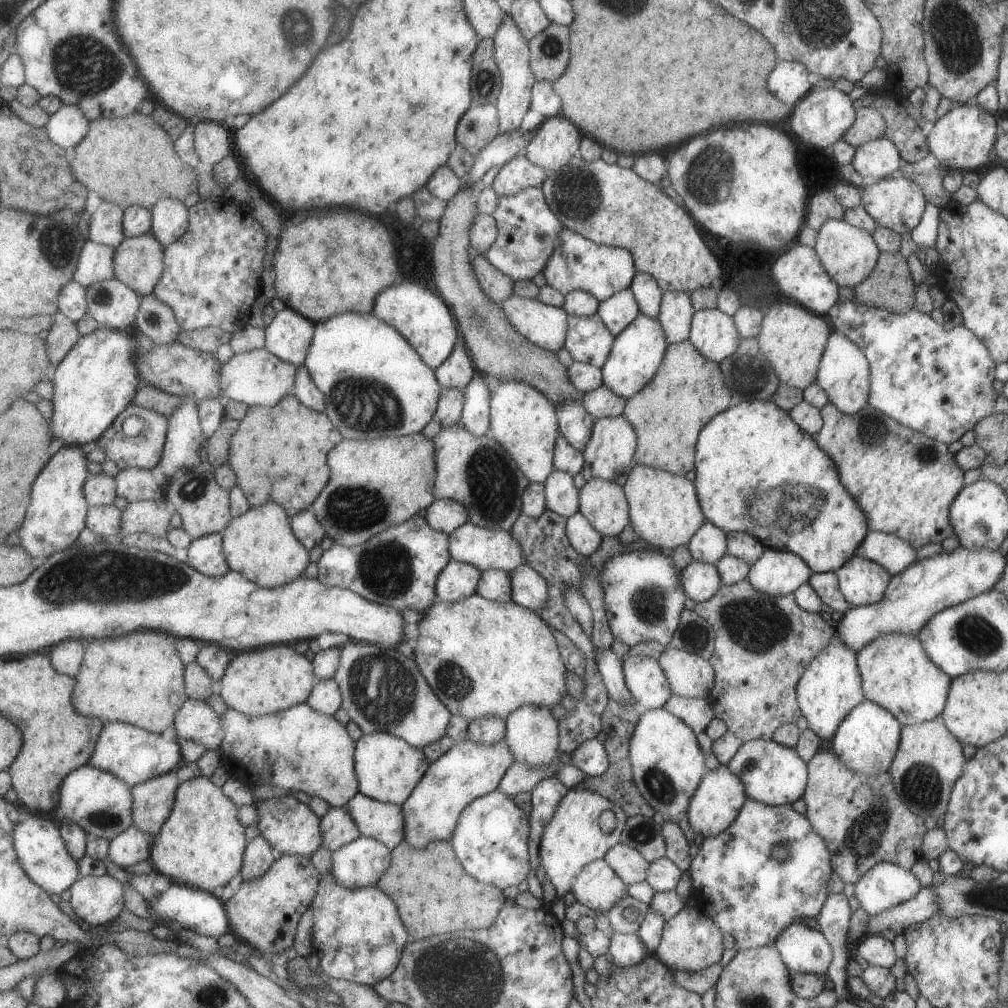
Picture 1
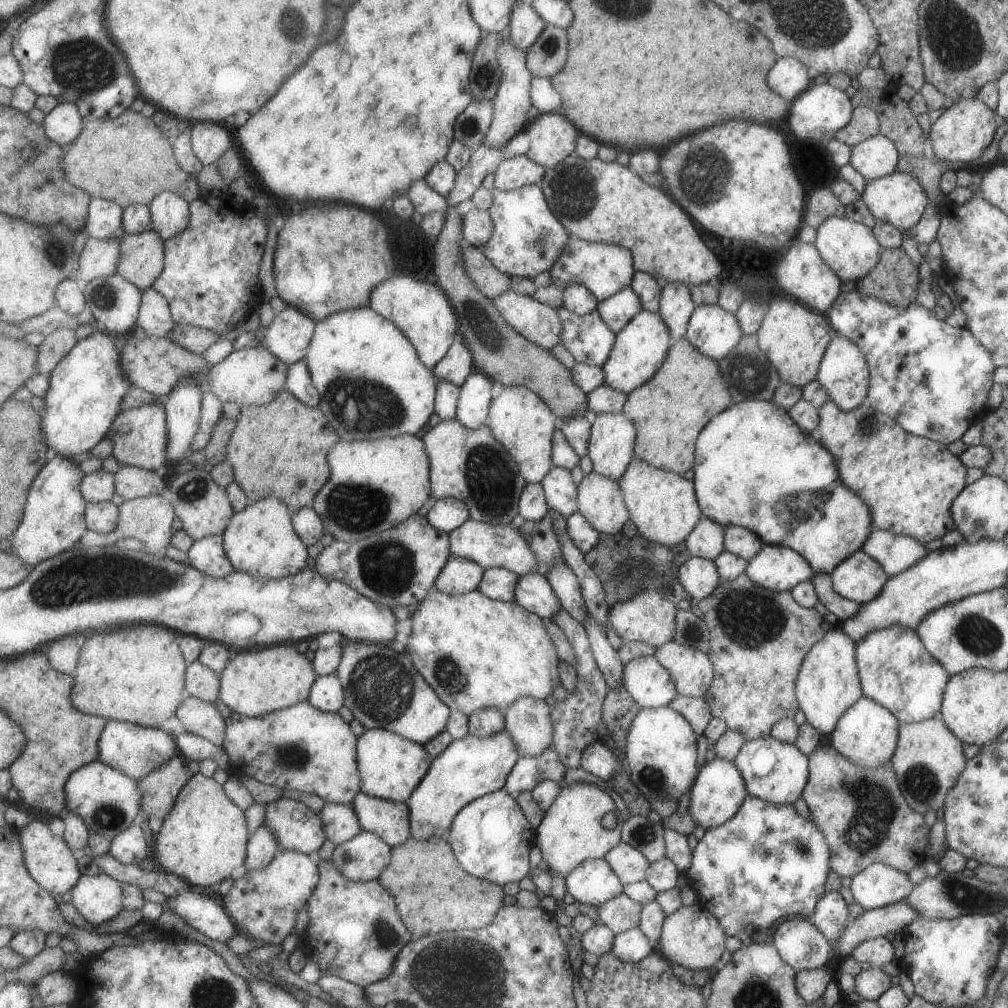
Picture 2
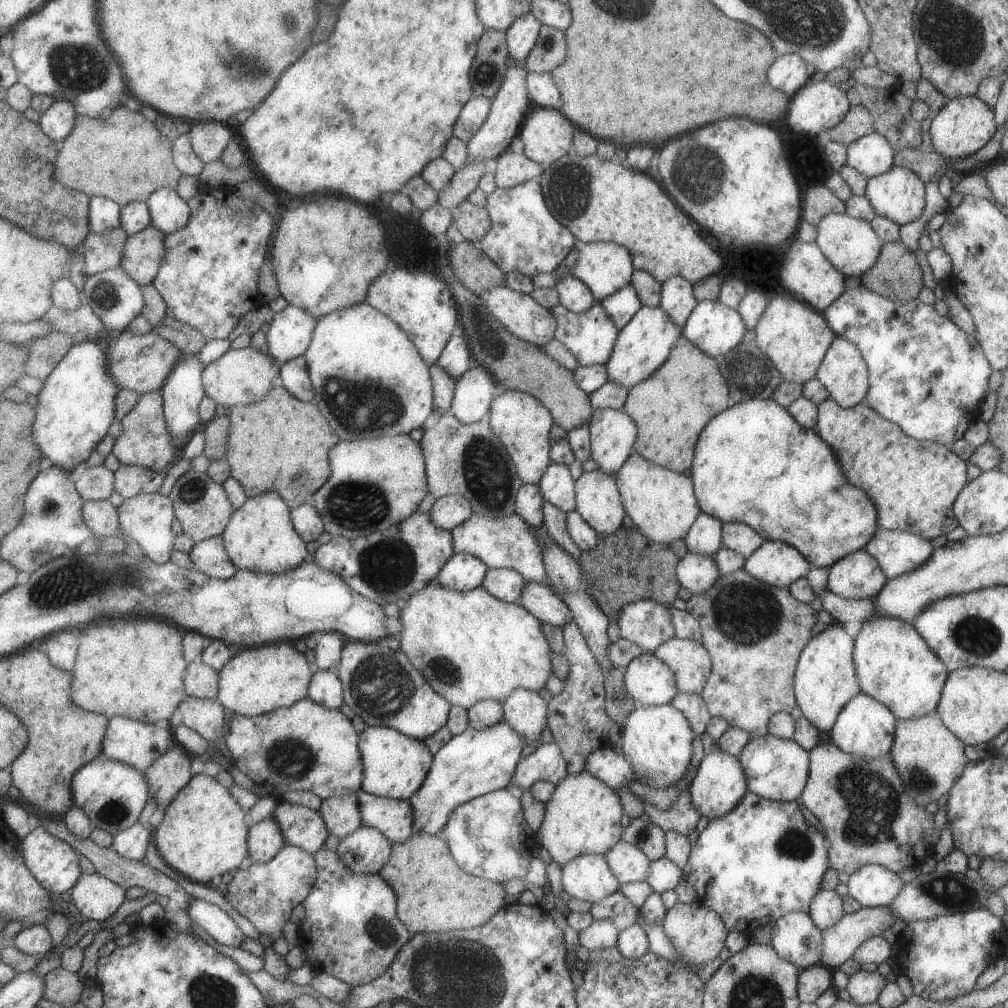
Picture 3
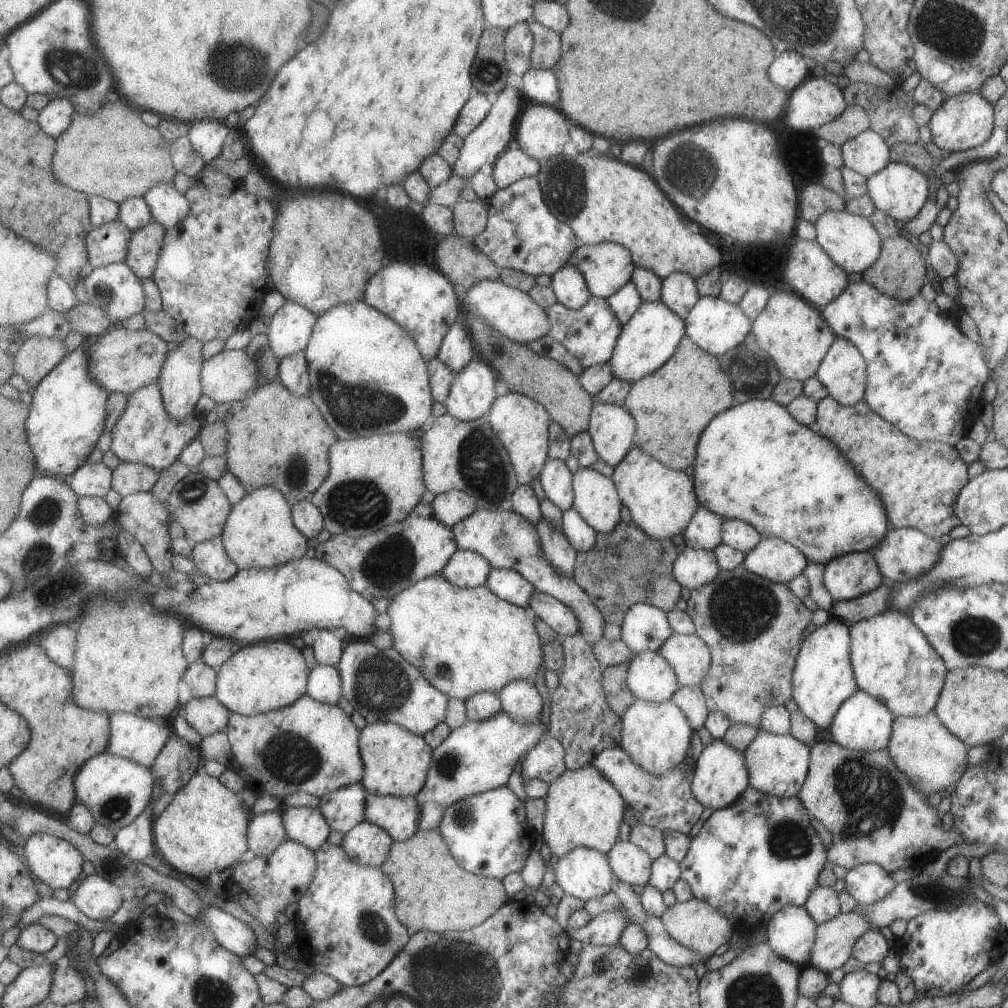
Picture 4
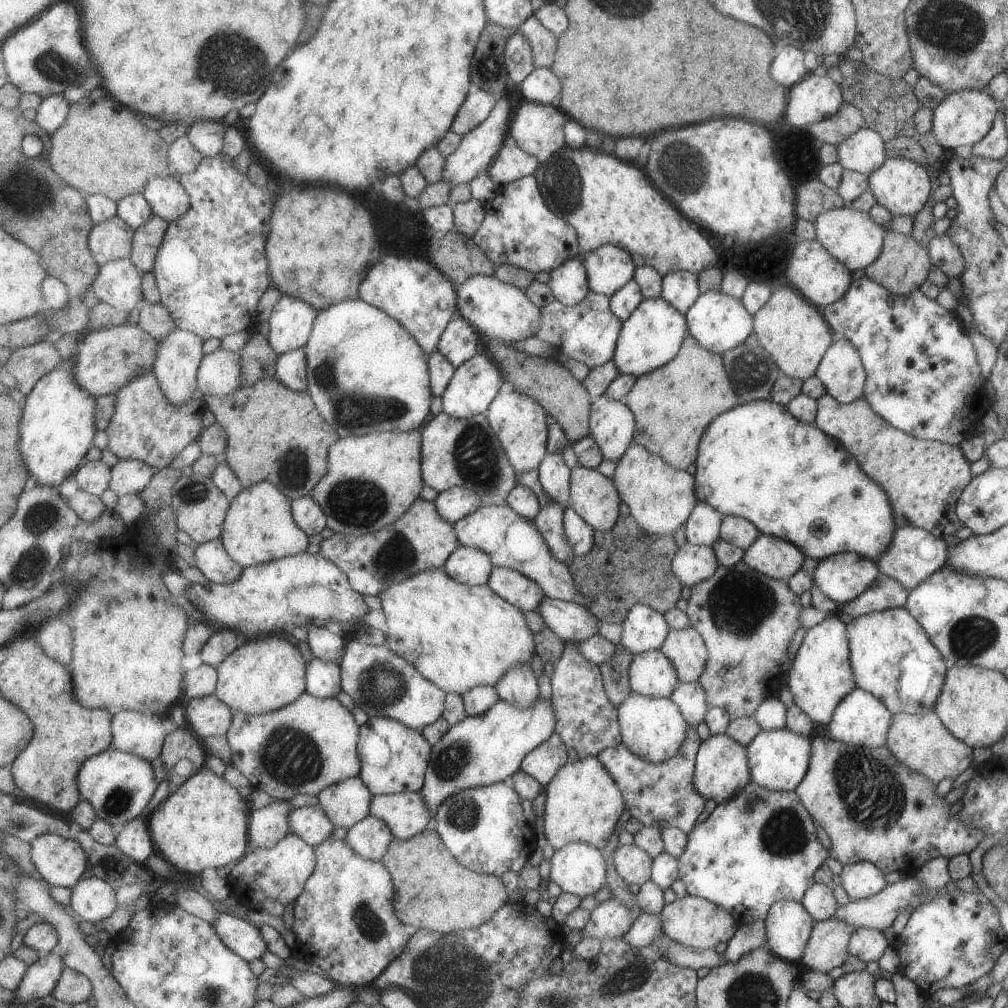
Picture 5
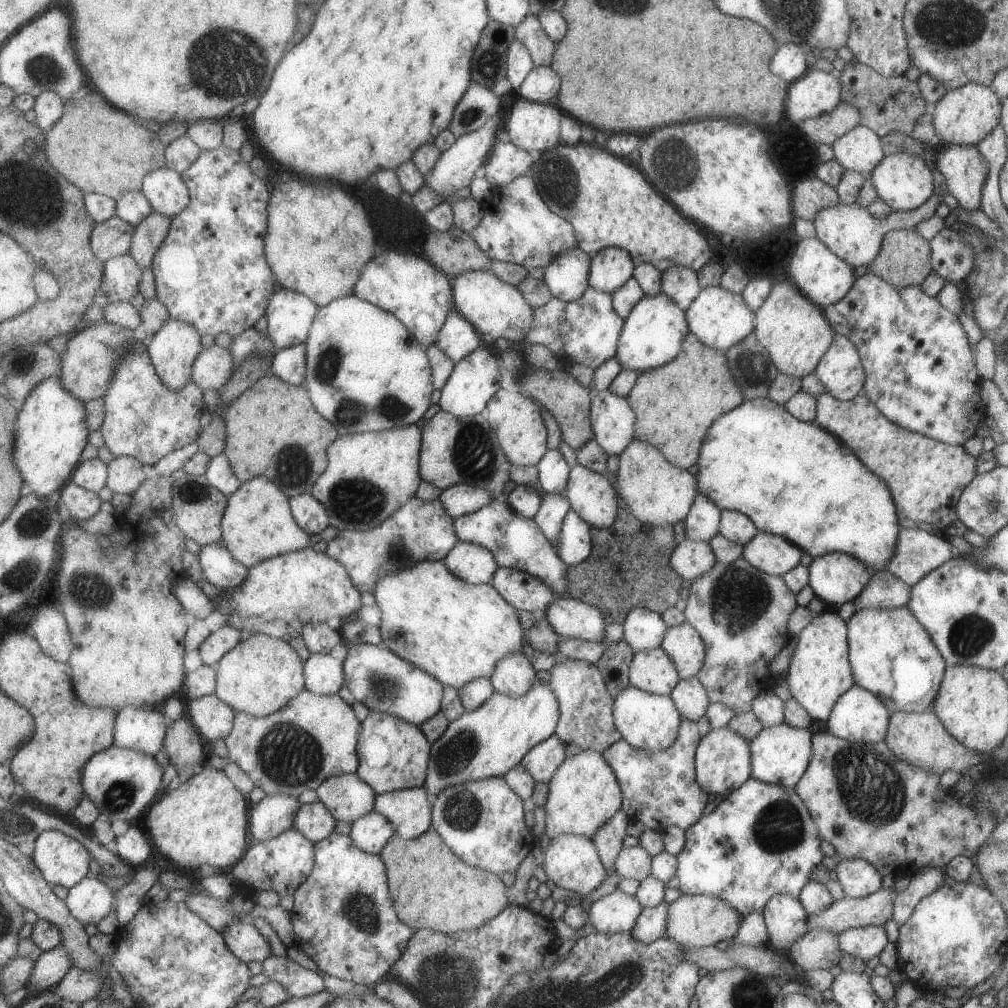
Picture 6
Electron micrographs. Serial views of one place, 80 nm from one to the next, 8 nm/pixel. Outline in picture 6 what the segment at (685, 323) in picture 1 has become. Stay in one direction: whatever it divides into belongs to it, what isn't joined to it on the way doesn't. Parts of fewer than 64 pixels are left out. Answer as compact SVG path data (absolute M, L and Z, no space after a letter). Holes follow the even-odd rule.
M674 265L661 274L660 293L673 300L680 310L687 310L700 290L696 271L691 268Z

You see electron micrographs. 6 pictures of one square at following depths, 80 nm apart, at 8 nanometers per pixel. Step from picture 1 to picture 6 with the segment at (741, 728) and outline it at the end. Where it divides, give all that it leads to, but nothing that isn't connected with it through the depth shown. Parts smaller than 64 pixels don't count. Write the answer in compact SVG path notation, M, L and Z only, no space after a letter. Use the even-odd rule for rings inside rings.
M739 556L729 563L715 562L711 570L689 582L684 620L699 634L705 646L704 662L696 678L705 688L708 702L719 702L732 709L734 715L751 711L753 698L761 691L761 682L769 680L769 664L787 642L787 620L796 608L795 594L779 576L753 568Z

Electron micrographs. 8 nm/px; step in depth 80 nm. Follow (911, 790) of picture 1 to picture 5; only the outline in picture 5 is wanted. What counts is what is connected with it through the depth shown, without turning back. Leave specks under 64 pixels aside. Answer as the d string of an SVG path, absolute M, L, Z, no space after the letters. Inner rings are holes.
M929 710L921 717L906 713L893 713L886 738L885 746L898 762L915 770L917 774L927 776L935 785L945 778L955 779L971 766L973 750L954 738L943 727L934 710Z

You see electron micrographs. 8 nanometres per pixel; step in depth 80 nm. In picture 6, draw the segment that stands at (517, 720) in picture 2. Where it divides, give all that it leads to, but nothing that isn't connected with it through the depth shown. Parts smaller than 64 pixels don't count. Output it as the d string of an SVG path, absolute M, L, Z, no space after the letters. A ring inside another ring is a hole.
M522 652L505 654L489 676L492 688L500 694L521 696L536 680L536 672Z

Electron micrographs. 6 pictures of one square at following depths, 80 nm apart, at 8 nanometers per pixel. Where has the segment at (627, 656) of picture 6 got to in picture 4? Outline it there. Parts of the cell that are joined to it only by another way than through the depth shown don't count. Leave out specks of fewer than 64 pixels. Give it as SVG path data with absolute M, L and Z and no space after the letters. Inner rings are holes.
M628 663L611 665L602 669L602 687L609 708L621 716L636 699L625 684Z

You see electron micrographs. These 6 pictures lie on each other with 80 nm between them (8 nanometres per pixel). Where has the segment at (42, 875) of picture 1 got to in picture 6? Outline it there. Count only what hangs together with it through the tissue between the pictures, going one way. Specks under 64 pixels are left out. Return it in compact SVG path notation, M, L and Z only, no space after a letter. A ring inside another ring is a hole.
M57 830L40 834L32 858L50 885L68 890L88 876L94 861L83 842Z

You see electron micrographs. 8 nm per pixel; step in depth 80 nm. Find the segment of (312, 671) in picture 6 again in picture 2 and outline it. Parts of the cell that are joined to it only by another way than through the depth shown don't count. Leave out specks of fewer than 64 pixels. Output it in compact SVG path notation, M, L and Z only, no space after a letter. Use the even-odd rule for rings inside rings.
M337 674L318 676L308 698L319 710L337 713L346 701L345 689Z

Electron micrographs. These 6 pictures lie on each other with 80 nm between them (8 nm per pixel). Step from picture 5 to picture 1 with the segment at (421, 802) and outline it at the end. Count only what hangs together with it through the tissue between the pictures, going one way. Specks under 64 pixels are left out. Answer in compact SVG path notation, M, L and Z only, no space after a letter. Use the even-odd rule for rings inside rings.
M360 792L348 802L347 810L363 836L385 843L391 850L405 841L402 806L378 801Z

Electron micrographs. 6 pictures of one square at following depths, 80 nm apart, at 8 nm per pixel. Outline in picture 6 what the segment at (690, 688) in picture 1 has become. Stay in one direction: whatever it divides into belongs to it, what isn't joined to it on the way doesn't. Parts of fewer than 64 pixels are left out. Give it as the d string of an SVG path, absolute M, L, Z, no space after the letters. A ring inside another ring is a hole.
M686 621L666 628L660 648L671 658L680 680L696 676L704 662L705 646Z

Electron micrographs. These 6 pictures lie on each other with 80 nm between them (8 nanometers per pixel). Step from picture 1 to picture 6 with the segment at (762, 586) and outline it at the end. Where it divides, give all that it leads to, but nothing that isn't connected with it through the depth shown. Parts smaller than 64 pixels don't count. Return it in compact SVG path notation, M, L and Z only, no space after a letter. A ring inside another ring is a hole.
M758 531L742 548L742 558L750 566L779 577L799 565L802 553L783 538L762 531Z

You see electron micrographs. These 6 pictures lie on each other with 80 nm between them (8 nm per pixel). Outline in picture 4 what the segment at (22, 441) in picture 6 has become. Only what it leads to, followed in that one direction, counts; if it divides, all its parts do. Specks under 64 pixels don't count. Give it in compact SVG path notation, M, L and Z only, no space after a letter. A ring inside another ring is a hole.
M87 341L65 355L31 393L32 411L27 422L29 442L42 474L49 473L64 478L74 475L87 463L107 429L111 392L92 377L91 361Z

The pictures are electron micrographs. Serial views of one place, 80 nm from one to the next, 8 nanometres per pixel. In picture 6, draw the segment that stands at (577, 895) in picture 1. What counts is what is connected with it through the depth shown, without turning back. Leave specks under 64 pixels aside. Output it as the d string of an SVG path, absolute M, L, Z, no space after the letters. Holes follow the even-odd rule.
M557 834L549 840L543 852L542 868L546 878L557 887L577 893L581 897L598 888L607 876L592 840L575 834Z

